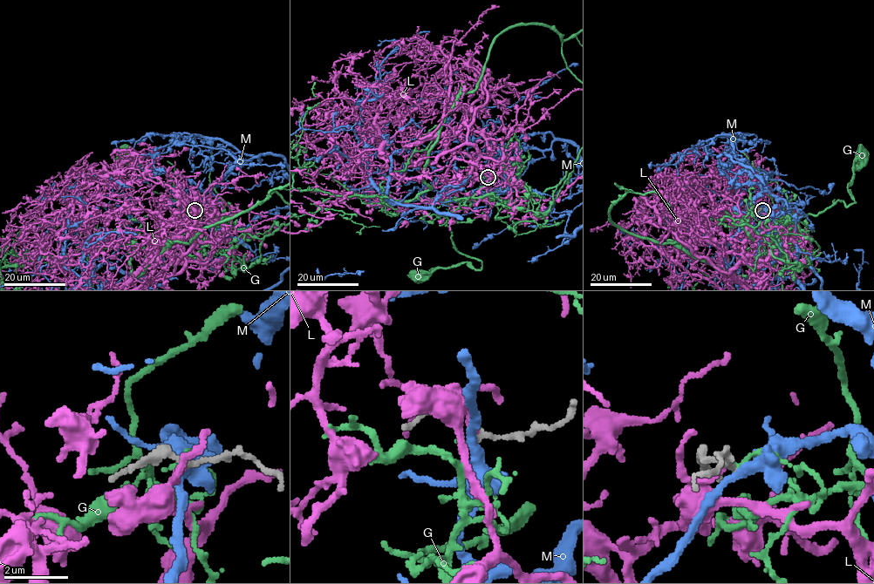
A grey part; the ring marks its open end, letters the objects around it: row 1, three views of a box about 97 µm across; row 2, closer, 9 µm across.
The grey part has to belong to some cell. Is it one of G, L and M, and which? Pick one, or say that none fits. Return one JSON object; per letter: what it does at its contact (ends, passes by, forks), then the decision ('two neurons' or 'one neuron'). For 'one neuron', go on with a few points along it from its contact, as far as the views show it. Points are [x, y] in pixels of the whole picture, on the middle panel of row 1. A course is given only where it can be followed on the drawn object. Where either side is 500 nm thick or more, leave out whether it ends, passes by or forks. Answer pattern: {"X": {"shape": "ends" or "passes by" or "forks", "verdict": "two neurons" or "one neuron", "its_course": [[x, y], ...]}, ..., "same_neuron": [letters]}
{"G": {"shape": "ends", "verdict": "two neurons"}, "L": {"shape": "ends", "verdict": "two neurons"}, "M": {"shape": "passes by", "verdict": "two neurons"}, "same_neuron": []}

